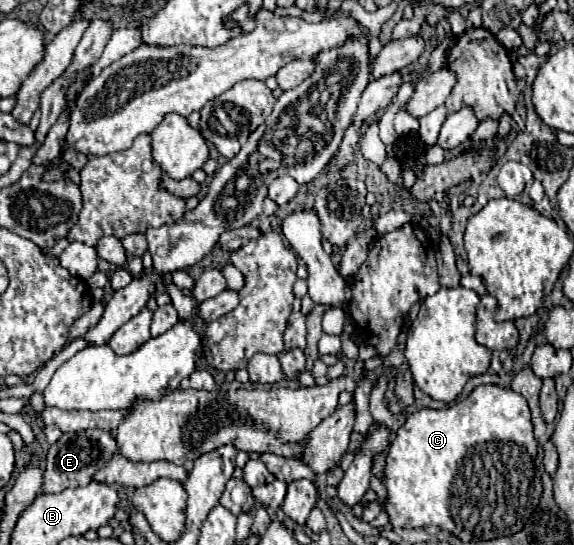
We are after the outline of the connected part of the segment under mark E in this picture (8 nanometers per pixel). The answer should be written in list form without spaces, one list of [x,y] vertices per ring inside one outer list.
[[[78,430],[78,432],[66,432],[62,434],[46,454],[46,466],[44,466],[44,492],[56,494],[66,488],[78,488],[90,484],[92,476],[102,470],[112,456],[118,452],[118,444],[112,432],[106,430]]]

